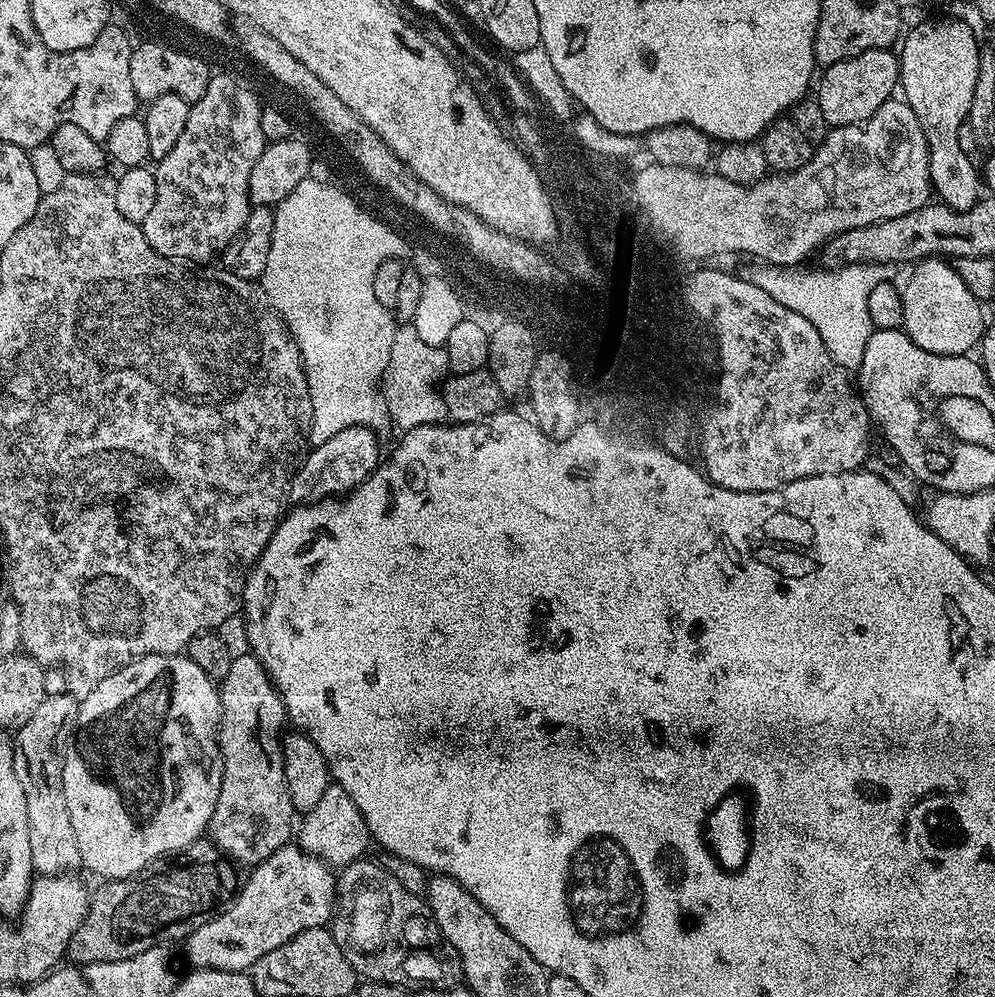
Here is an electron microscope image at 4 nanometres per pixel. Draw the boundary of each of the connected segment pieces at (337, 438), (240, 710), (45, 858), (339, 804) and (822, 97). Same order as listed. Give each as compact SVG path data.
M350 426L350 430L342 430L334 434L334 438L326 438L326 442L315 445L304 457L304 463L299 465L294 477L295 483L308 484L316 498L336 498L353 491L381 463L380 444L376 436L377 433L371 428Z
M251 654L237 655L233 659L226 678L219 681L220 693L220 757L222 758L222 786L218 794L218 806L214 806L212 821L208 823L207 835L216 845L220 855L237 865L255 866L270 858L274 850L285 847L294 836L294 809L290 802L290 790L286 790L284 769L284 746L282 733L286 728L284 703L279 690L262 666L260 659Z
M71 694L45 697L42 706L38 706L38 710L34 710L34 714L30 714L24 725L14 732L14 770L18 774L18 782L22 782L22 791L26 793L26 818L30 826L30 862L40 876L63 876L71 873L71 868L80 864L78 838L74 838L74 826L70 826L70 810L66 810L66 794L62 786L62 752L59 747L56 749L56 743L64 732L64 723L67 720L69 723L77 707L77 697Z
M335 782L329 783L326 794L322 794L322 799L318 801L318 806L307 812L301 820L304 821L301 824L299 821L298 824L298 846L317 860L343 870L367 853L364 851L370 845L370 837L366 822L358 806L354 806L354 798L350 798L350 794L346 794L346 790L342 790L342 786Z
M887 48L866 50L854 58L834 62L823 69L824 77L819 77L814 99L822 108L825 122L832 128L841 128L869 120L876 111L893 99L900 82L900 58L895 51Z

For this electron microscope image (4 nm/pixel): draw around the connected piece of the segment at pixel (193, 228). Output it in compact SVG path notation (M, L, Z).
M235 76L216 80L215 84L212 84L212 87L208 90L204 100L200 101L200 104L197 104L195 108L190 110L190 118L186 118L186 130L182 130L182 135L178 138L174 150L170 150L170 154L166 154L166 158L162 158L155 165L154 171L158 194L154 198L154 207L150 209L150 214L146 214L142 227L146 234L146 242L150 242L150 246L168 260L187 262L192 266L204 266L209 262L215 261L212 259L215 256L217 259L217 257L223 254L228 244L243 231L247 224L248 216L251 215L254 209L254 205L249 199L248 187L250 186L251 171L254 170L254 164L258 162L259 156L264 152L266 141L262 134L262 118L260 117L262 103L260 104L259 98L244 84L247 83L241 82Z

